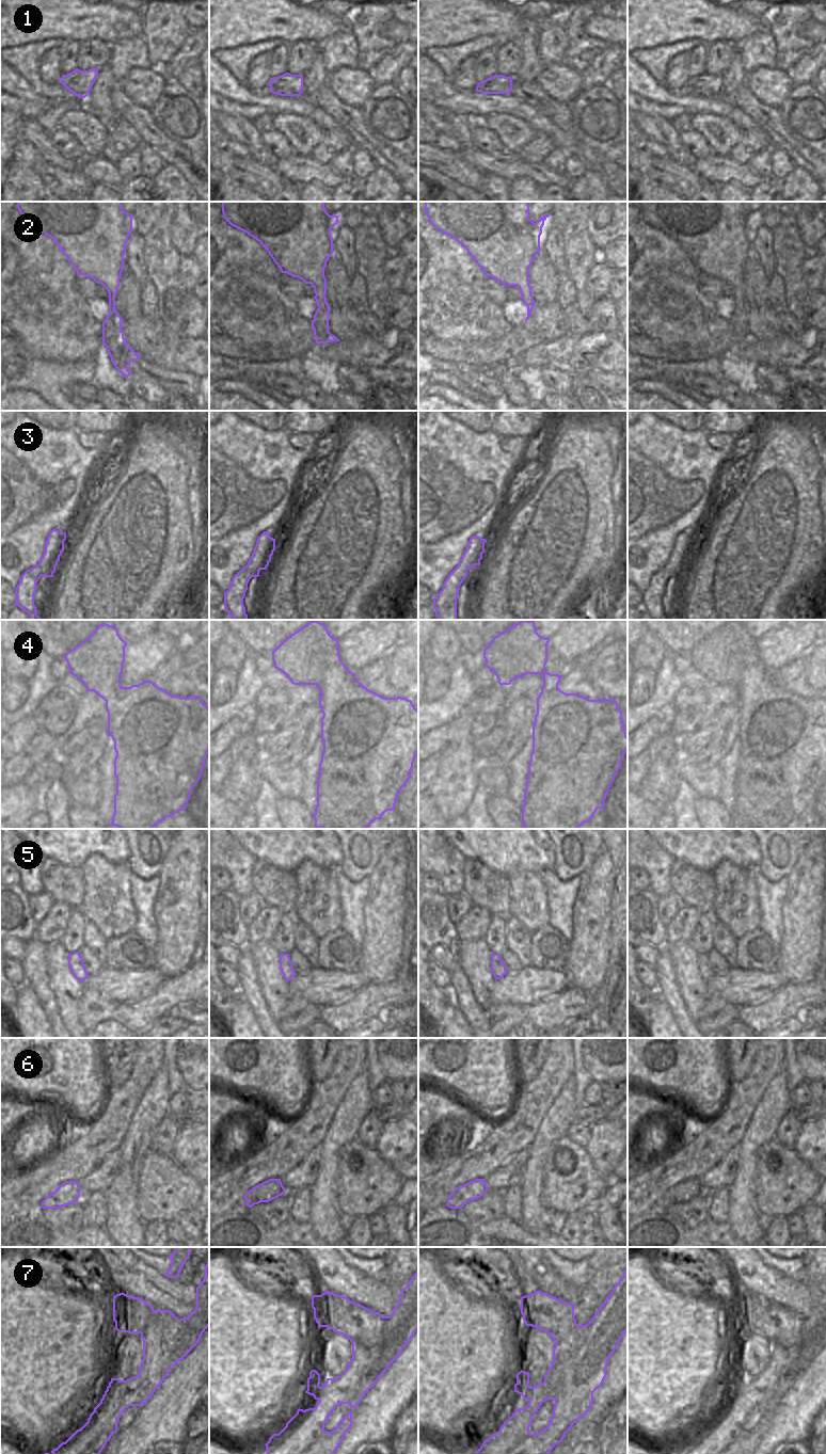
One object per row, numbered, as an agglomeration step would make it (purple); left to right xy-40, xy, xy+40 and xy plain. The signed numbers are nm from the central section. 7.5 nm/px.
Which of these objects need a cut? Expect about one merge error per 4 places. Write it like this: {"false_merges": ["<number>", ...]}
{"false_merges": ["1", "7"]}

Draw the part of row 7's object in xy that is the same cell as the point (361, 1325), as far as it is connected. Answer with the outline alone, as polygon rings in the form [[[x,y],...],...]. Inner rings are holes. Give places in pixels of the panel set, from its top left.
[[[329,1291],[312,1295],[312,1308],[318,1327],[328,1327],[370,1351],[382,1349],[385,1320],[379,1312]]]

